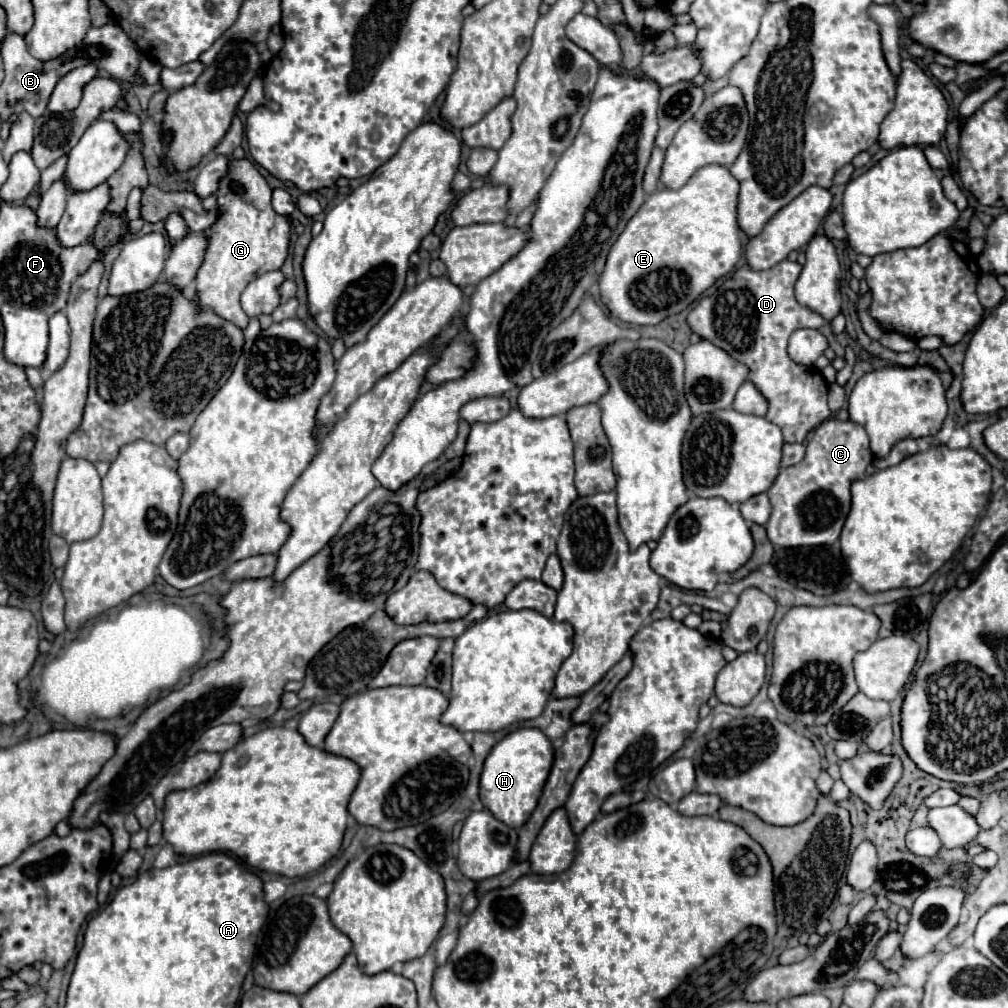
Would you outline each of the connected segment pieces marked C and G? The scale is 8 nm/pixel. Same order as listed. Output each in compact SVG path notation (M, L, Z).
M829 418L829 422L817 426L807 440L805 458L797 466L783 468L767 490L773 506L769 524L765 526L769 540L781 548L835 544L851 508L849 488L855 480L865 478L871 462L869 436L861 424Z
M231 156L229 172L221 180L217 192L221 218L209 232L207 254L197 274L197 296L201 306L211 308L217 316L245 330L249 318L239 304L239 296L253 278L283 266L289 254L291 226L285 216L279 216L273 210L271 188L247 158L235 160Z

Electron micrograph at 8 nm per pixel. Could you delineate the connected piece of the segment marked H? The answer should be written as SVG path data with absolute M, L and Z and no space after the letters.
M519 728L507 734L493 746L485 760L481 774L479 796L483 806L501 822L513 828L521 828L533 814L549 770L553 766L553 746L547 736L537 728Z

